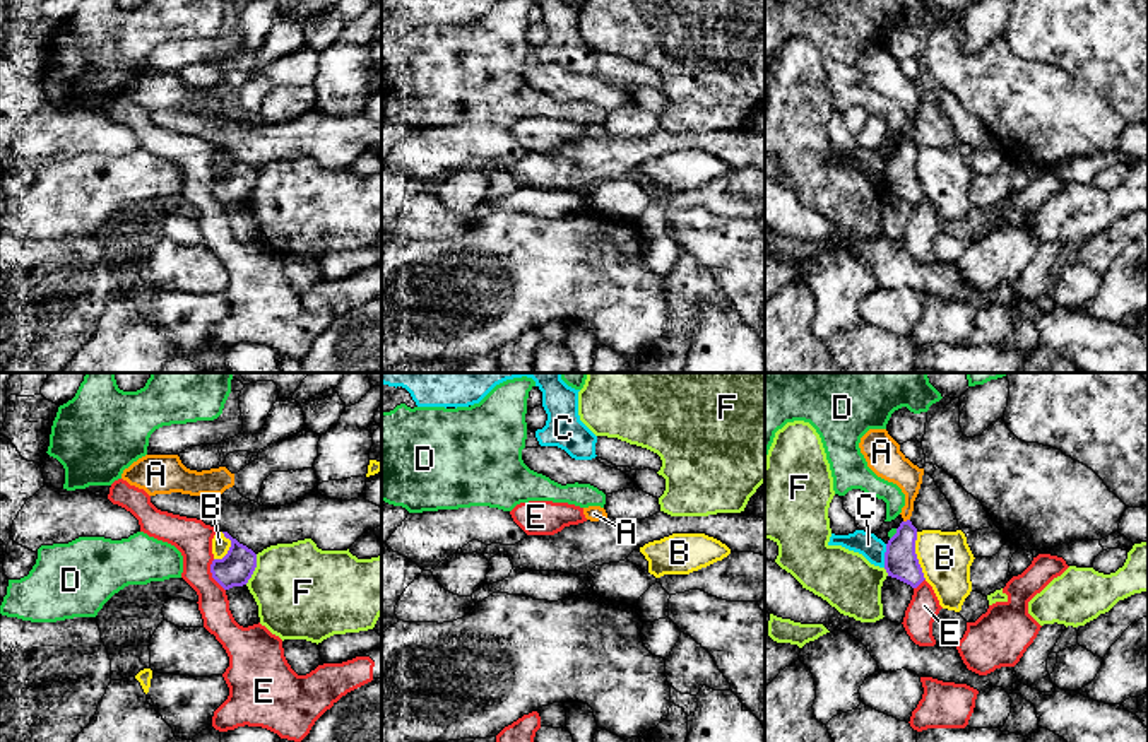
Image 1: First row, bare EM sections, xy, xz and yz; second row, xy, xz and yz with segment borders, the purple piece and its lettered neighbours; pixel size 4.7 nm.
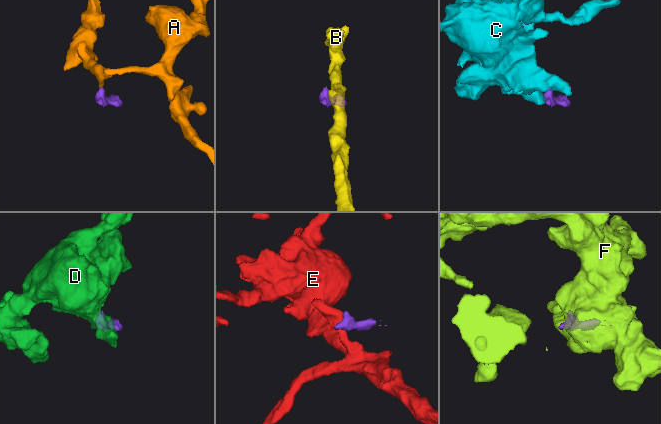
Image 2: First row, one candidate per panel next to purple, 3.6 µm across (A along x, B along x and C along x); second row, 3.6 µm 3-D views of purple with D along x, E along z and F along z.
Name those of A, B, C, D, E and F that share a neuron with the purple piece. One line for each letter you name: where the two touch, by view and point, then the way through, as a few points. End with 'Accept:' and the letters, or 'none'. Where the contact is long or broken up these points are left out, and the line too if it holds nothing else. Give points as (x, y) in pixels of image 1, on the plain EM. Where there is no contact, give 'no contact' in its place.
Accept: none

